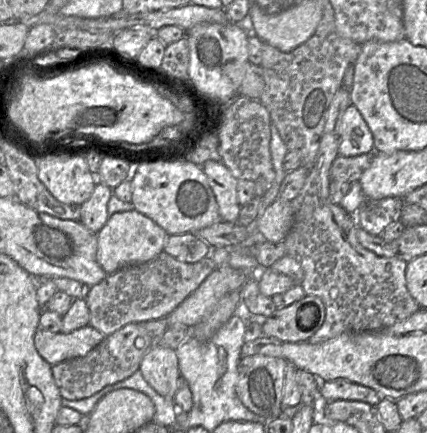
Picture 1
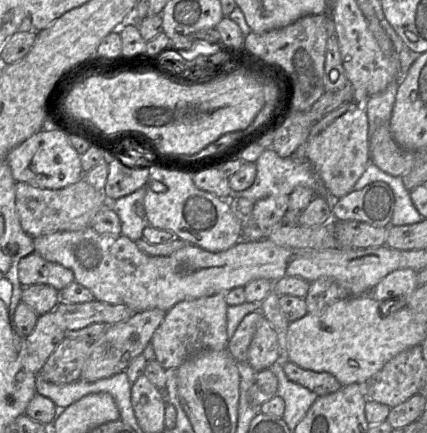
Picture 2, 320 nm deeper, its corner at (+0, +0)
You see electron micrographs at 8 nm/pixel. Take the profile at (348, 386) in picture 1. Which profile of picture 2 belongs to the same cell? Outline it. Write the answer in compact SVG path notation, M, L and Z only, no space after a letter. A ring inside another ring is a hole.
M285 362L282 364L282 368L289 380L302 385L318 396L334 393L343 387L341 383L328 372L306 370L292 362Z

